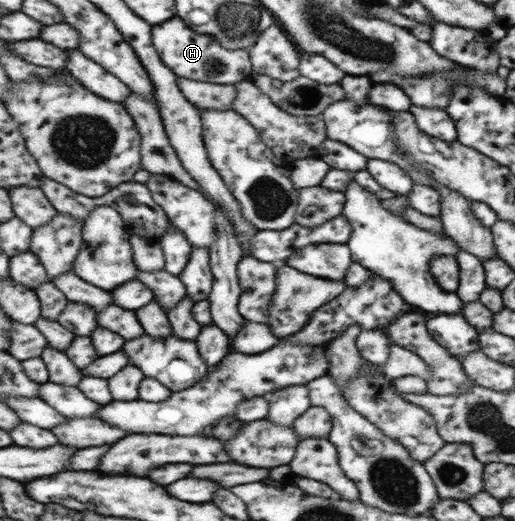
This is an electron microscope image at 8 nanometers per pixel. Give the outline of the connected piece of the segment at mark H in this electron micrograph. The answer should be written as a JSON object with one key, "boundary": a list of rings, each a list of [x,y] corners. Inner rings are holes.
{"boundary":[[[172,17],[163,23],[153,25],[151,28],[151,41],[158,52],[164,65],[172,69],[176,76],[198,81],[208,81],[212,84],[235,85],[236,83],[248,80],[253,70],[247,49],[232,50],[218,44],[214,38],[203,33],[194,32],[180,17]]]}

